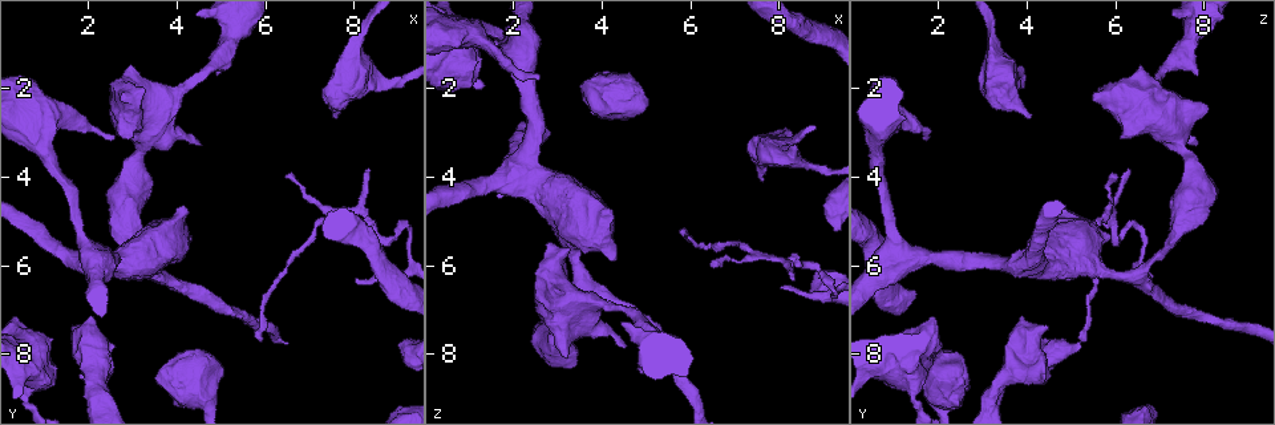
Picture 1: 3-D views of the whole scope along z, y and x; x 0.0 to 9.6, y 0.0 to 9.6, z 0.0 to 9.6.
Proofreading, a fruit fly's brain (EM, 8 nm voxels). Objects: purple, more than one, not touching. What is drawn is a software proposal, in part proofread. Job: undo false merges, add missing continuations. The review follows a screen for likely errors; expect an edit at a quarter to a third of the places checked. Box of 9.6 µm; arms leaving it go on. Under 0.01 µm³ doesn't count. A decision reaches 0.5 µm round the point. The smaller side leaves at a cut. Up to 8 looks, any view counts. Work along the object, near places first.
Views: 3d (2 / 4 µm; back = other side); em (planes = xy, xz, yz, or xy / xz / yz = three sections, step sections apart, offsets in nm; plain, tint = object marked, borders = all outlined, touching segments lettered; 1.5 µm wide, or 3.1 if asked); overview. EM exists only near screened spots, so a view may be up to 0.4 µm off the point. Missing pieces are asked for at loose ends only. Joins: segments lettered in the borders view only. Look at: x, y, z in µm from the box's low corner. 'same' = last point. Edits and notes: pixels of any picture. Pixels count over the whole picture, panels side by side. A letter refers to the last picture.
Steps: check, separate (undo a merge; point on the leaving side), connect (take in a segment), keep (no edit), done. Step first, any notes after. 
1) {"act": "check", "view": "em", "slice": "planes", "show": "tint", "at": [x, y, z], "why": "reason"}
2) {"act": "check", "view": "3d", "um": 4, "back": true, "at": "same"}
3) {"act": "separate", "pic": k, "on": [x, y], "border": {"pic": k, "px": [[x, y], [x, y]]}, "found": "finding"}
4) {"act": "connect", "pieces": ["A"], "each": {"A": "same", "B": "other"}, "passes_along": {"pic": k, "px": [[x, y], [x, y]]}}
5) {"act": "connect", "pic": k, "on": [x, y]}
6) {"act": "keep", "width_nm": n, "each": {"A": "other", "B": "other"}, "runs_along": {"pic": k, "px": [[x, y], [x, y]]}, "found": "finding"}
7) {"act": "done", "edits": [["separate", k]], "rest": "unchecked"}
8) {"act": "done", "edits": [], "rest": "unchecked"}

{"act": "check", "view": "em", "slice": "planes", "show": "borders", "at": [1.65, 2.75, 1.30], "why": "sudden change in width"}

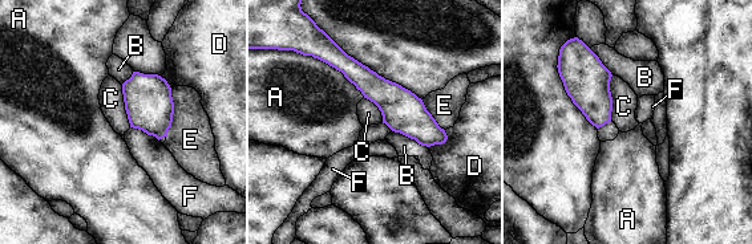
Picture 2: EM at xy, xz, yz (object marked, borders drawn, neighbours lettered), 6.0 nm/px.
{"act": "keep", "width_nm": 80, "each": {"A": "other", "B": "other", "C": "other", "D": "other", "E": "other", "F": "other"}, "runs_along": {"pic": 2, "px": [[307, 45], [437, 130]]}, "found": "continuous, no second cell"}

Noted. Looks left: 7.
{"act": "check", "view": "em", "slice": "planes", "show": "borders", "at": [4.05, 2.10, 6.85]}

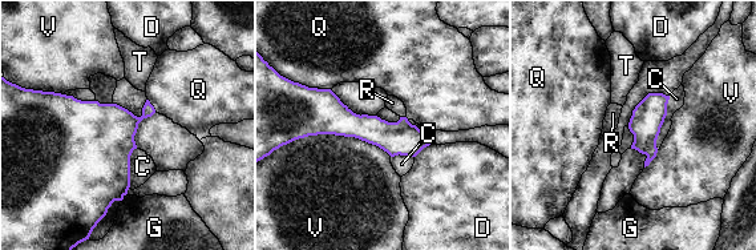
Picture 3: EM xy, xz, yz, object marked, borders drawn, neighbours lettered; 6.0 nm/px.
{"act": "keep", "each": {"C": "other", "D": "other", "G": "other", "Q": "other", "R": "other", "T": "other", "V": "other"}, "runs_along": {"pic": 3, "px": [[304, 120], [340, 120], [424, 142]]}, "found": "continuous, no second cell"}

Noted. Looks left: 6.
{"act": "check", "view": "3d", "um": 4, "at": [5.75, 7.70, 5.15], "why": "tapers out"}

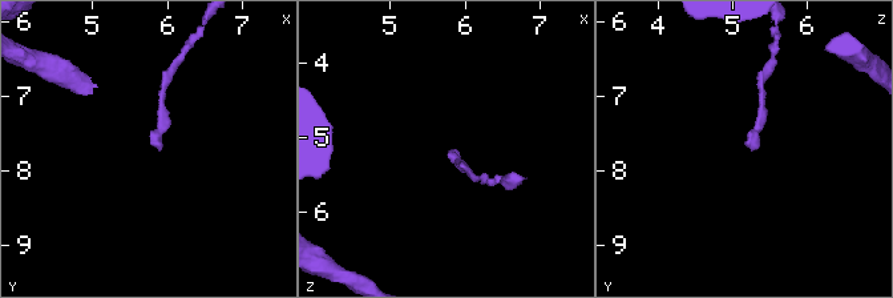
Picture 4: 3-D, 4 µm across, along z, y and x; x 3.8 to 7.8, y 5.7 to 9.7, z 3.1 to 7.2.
{"act": "check", "view": "em", "slice": "planes", "show": "borders", "at": [5.80, 7.65, 5.25]}

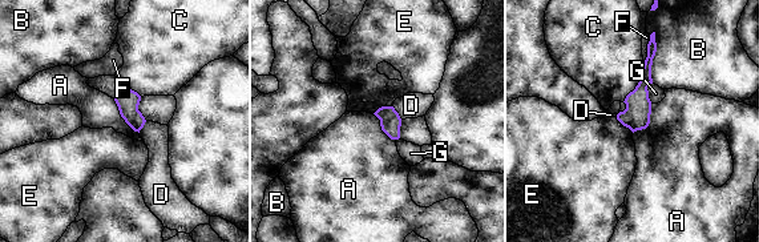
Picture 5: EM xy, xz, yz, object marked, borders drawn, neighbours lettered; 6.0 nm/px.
{"act": "keep", "each": {"A": "other", "B": "other", "C": "other", "D": "other", "E": "other", "F": "other", "G": "other"}, "found": "none of them fits"}

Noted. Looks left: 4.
{"act": "check", "view": "em", "slice": "planes", "show": "borders", "at": [7.70, 2.55, 4.15], "why": "branch stops here"}

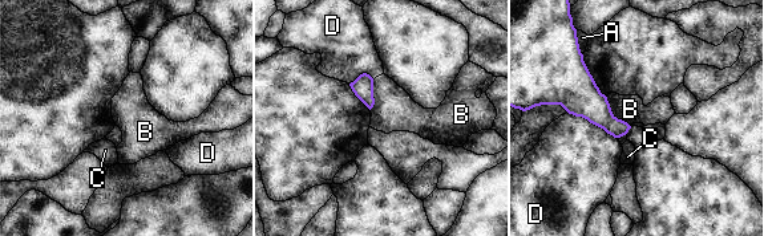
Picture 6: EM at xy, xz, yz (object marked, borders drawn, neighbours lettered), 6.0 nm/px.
{"act": "keep", "each": {"A": "other", "B": "other", "C": "other", "D": "other"}, "border": {"pic": 6, "px": [[605, 96], [610, 110], [630, 126]]}, "found": "no lettered segment goes on from it"}

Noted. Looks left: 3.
{"act": "done", "edits": [], "rest": "unchecked"}

